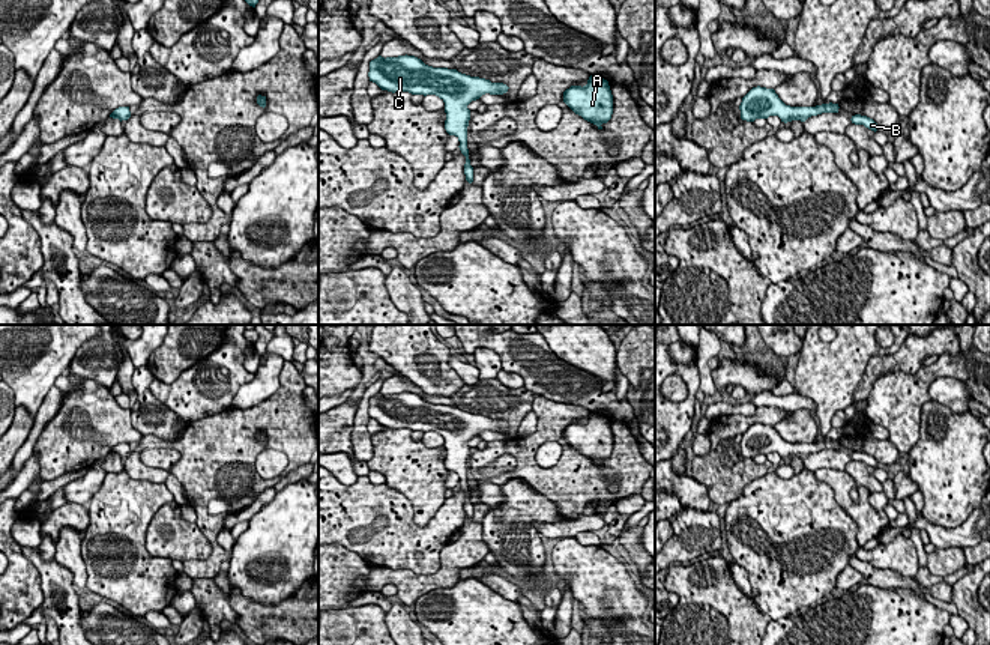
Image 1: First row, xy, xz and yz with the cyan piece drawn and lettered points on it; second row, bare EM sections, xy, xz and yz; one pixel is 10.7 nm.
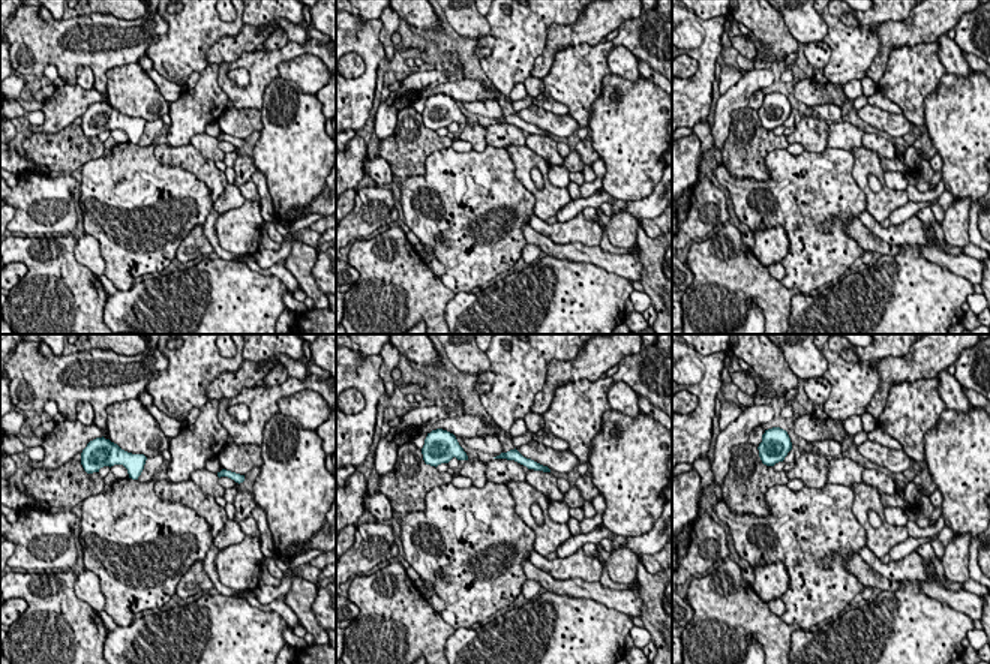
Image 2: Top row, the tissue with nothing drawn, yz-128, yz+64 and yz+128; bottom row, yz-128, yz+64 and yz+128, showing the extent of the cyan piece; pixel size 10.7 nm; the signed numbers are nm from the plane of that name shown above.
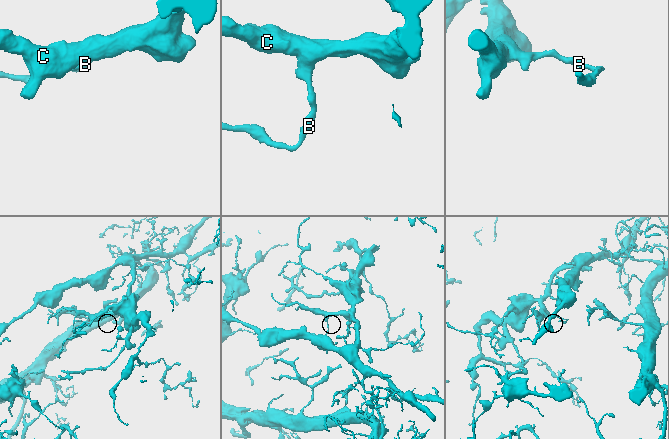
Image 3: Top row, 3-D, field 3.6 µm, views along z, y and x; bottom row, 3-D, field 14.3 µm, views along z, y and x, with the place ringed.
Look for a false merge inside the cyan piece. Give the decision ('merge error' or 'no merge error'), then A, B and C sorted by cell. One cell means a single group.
merge error; groups A C / B

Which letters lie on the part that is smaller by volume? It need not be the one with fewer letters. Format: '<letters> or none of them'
B

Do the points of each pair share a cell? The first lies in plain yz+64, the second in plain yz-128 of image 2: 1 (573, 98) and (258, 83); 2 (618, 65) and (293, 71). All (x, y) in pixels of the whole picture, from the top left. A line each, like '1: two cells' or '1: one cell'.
1: one cell
2: one cell

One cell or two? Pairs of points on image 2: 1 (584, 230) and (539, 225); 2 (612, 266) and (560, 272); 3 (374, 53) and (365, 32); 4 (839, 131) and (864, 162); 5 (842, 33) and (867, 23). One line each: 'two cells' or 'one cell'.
1: one cell
2: two cells
3: one cell
4: two cells
5: one cell

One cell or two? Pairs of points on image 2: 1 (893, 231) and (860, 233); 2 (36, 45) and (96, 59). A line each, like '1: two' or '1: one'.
1: two
2: one

